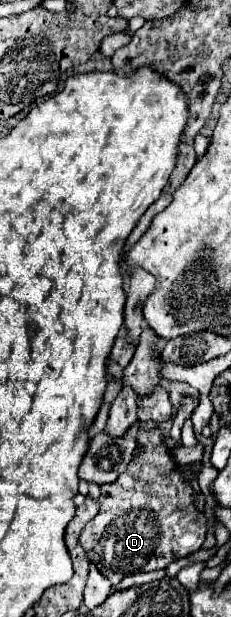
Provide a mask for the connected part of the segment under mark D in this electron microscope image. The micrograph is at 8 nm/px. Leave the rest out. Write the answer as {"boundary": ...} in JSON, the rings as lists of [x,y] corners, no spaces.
{"boundary":[[[140,422],[140,430],[136,436],[136,452],[126,472],[112,484],[100,486],[100,512],[92,518],[80,534],[80,546],[86,550],[88,560],[98,566],[100,574],[106,576],[114,586],[122,582],[128,574],[164,570],[170,562],[184,558],[196,550],[200,550],[206,538],[206,516],[198,512],[192,504],[192,486],[184,478],[182,468],[172,462],[172,454],[164,442],[164,434],[156,426],[156,422]]]}

